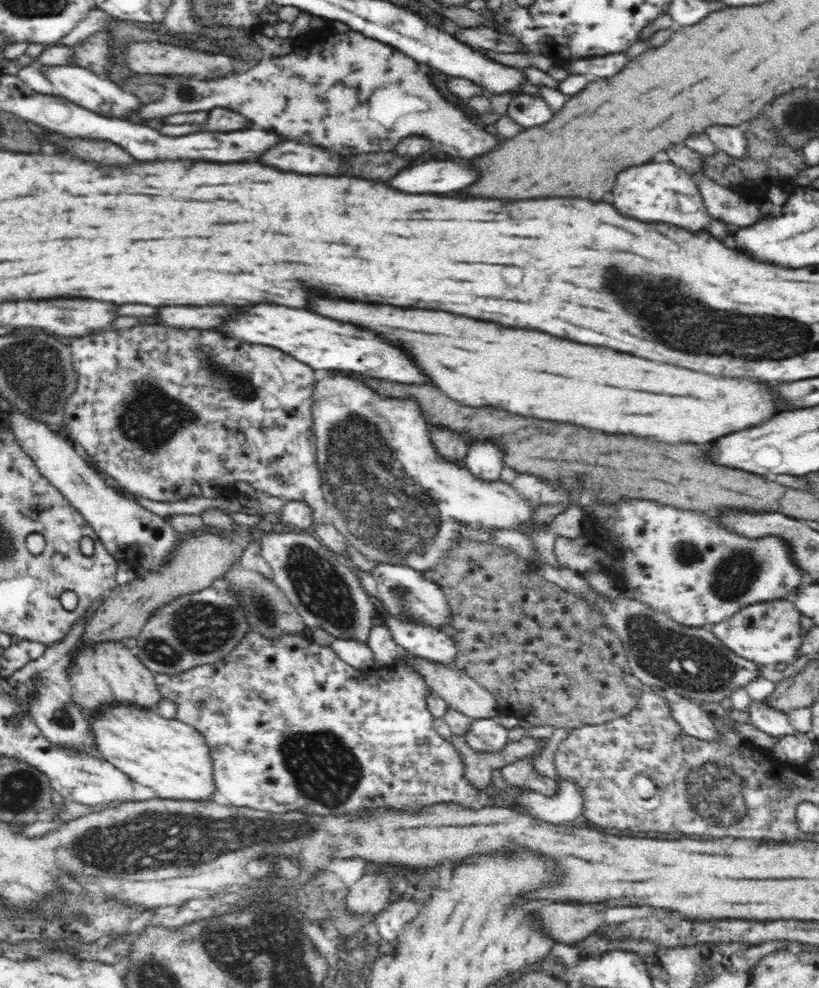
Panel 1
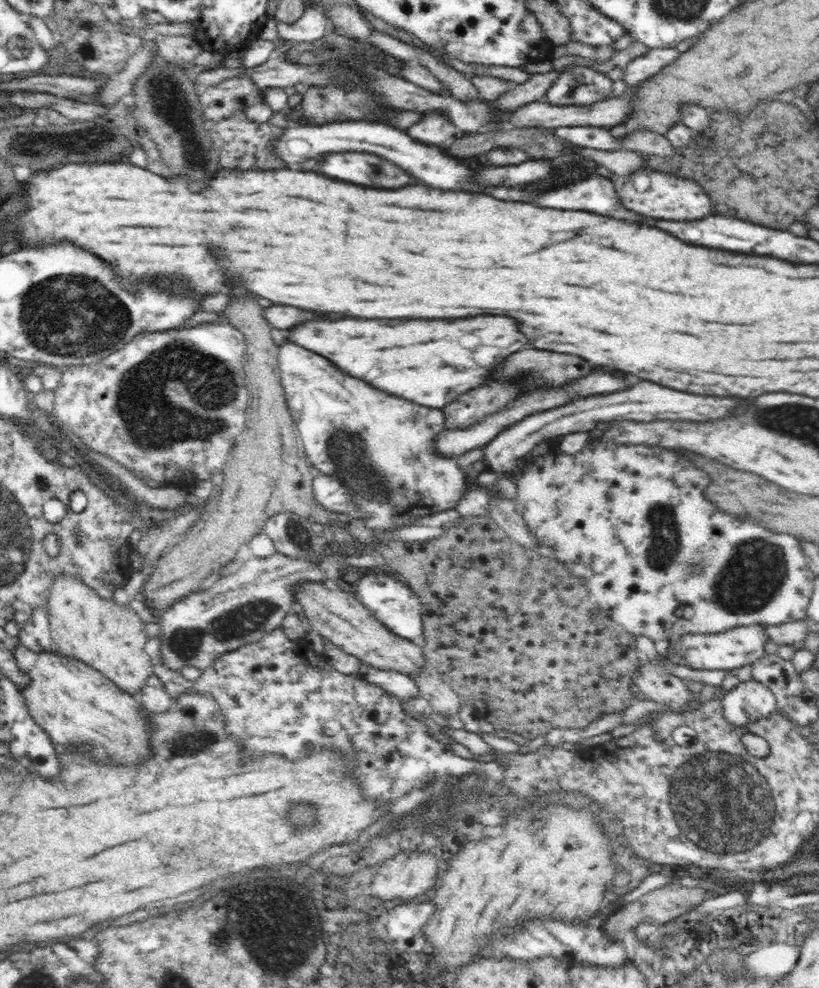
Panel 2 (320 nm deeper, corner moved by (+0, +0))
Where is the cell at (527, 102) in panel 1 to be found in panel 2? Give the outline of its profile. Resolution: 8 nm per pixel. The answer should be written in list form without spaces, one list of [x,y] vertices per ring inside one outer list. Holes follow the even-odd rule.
[[[560,126],[554,128],[556,136],[570,140],[576,146],[584,148],[594,148],[594,150],[620,150],[620,140],[610,134],[606,128],[596,128],[596,126]]]

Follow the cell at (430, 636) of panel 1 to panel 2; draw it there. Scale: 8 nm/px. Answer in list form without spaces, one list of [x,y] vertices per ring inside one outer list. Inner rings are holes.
[[[380,571],[376,574],[362,575],[360,582],[354,582],[355,596],[376,616],[377,620],[392,633],[401,638],[412,641],[424,636],[422,623],[422,603],[418,595],[405,583],[392,574]]]

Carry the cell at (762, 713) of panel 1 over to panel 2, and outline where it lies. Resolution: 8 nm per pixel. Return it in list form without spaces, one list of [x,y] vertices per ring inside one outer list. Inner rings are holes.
[[[752,679],[740,682],[738,686],[726,691],[721,705],[728,722],[736,726],[756,722],[778,710],[774,693],[764,684]]]

